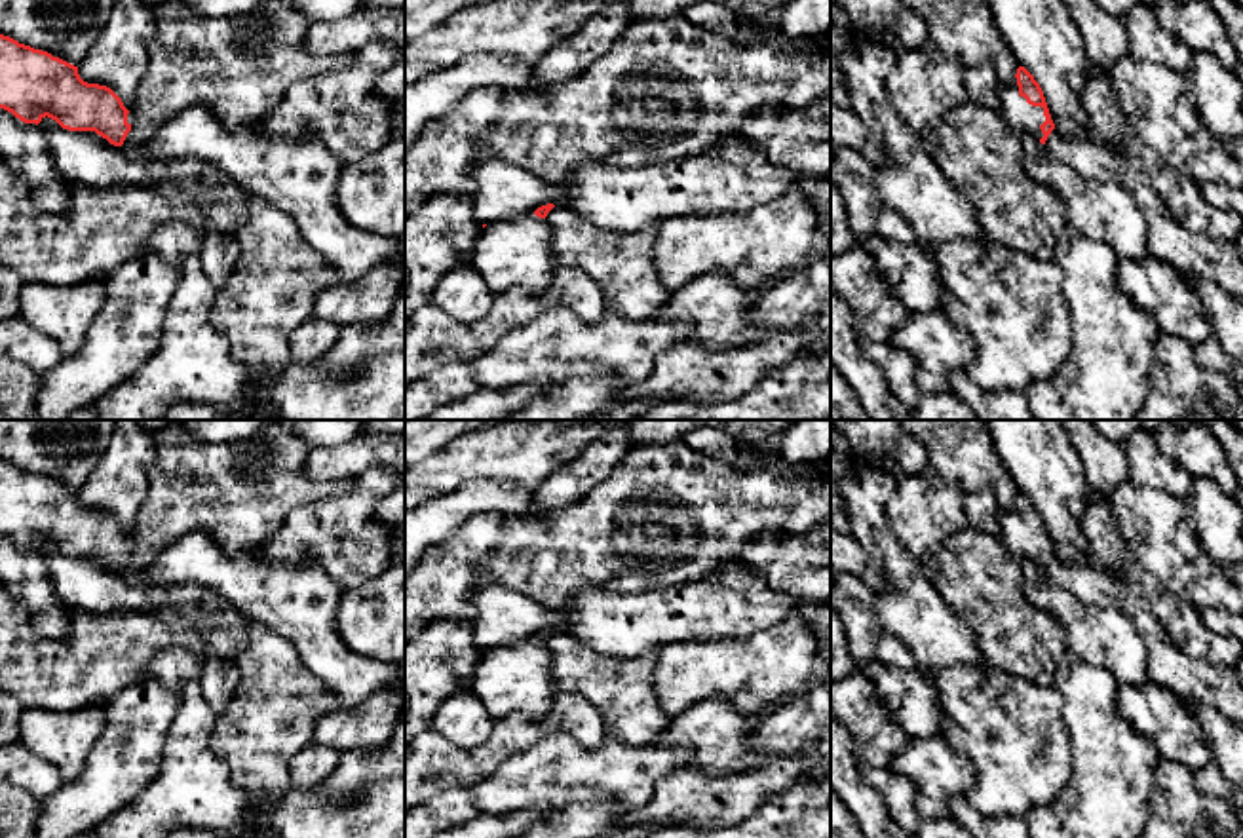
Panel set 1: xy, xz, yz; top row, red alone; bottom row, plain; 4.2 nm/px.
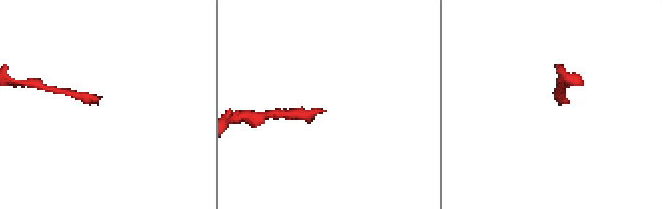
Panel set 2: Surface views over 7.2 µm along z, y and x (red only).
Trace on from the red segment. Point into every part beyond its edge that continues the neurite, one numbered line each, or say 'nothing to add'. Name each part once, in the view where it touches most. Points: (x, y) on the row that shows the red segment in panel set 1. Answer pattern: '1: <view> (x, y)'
1: yz (1021, 116)

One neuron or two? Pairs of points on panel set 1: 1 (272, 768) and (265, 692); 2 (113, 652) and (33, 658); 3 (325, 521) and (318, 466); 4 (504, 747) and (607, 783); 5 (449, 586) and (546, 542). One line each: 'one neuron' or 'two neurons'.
1: one neuron
2: one neuron
3: two neurons
4: two neurons
5: one neuron

